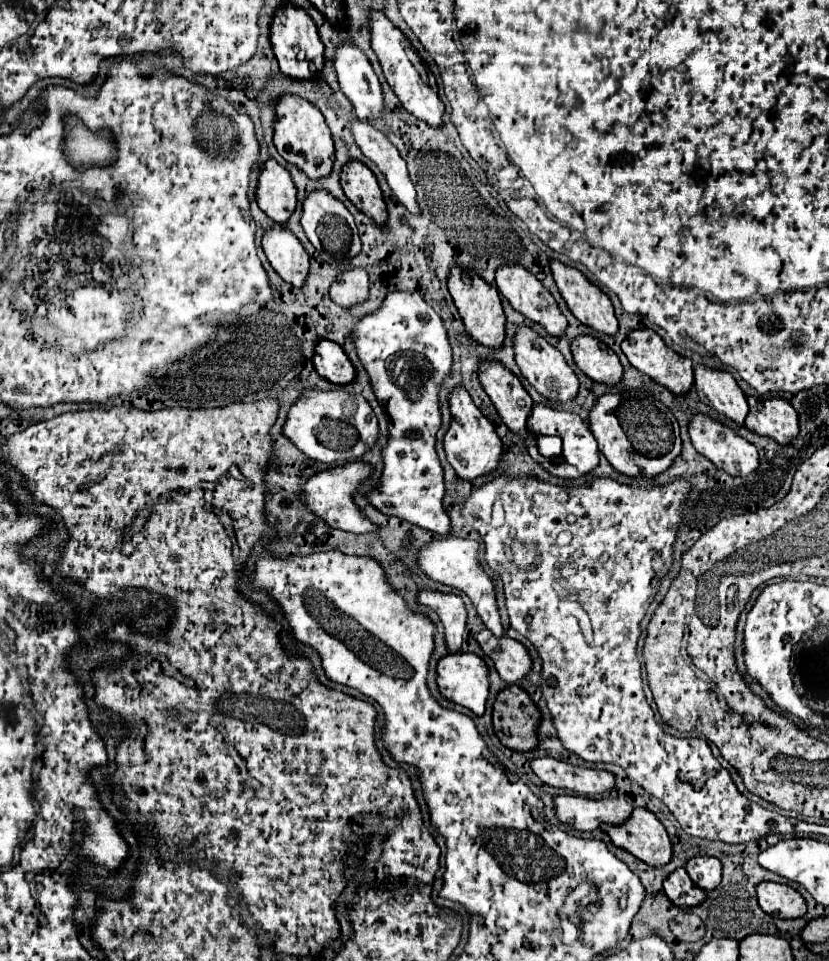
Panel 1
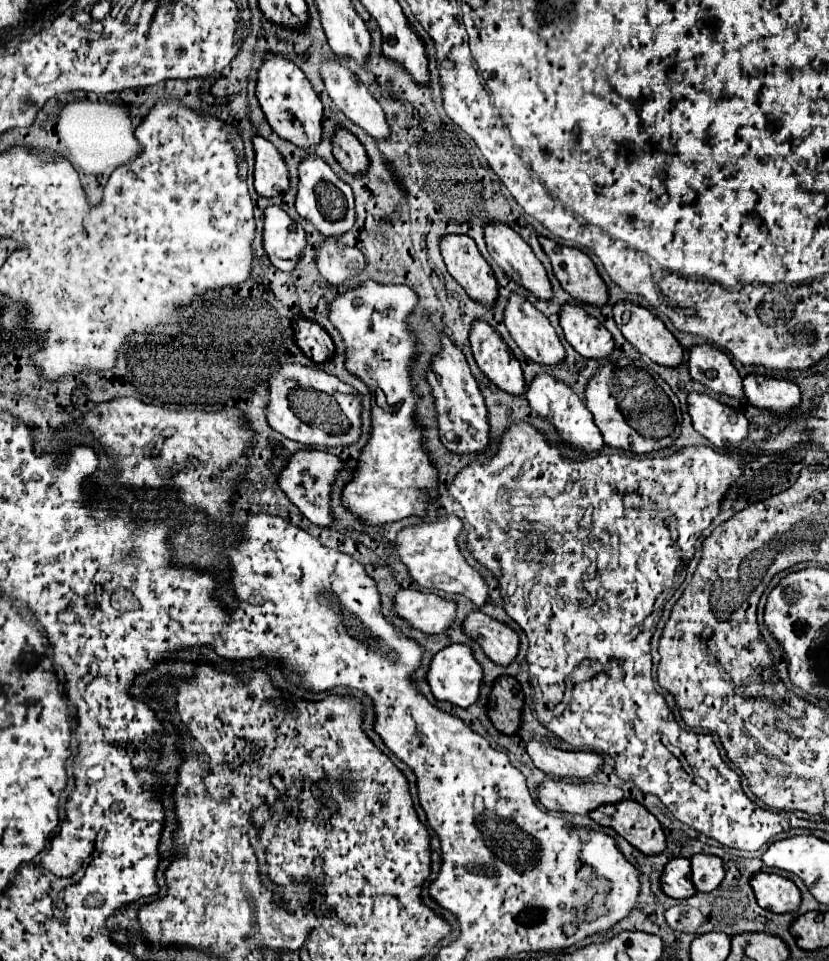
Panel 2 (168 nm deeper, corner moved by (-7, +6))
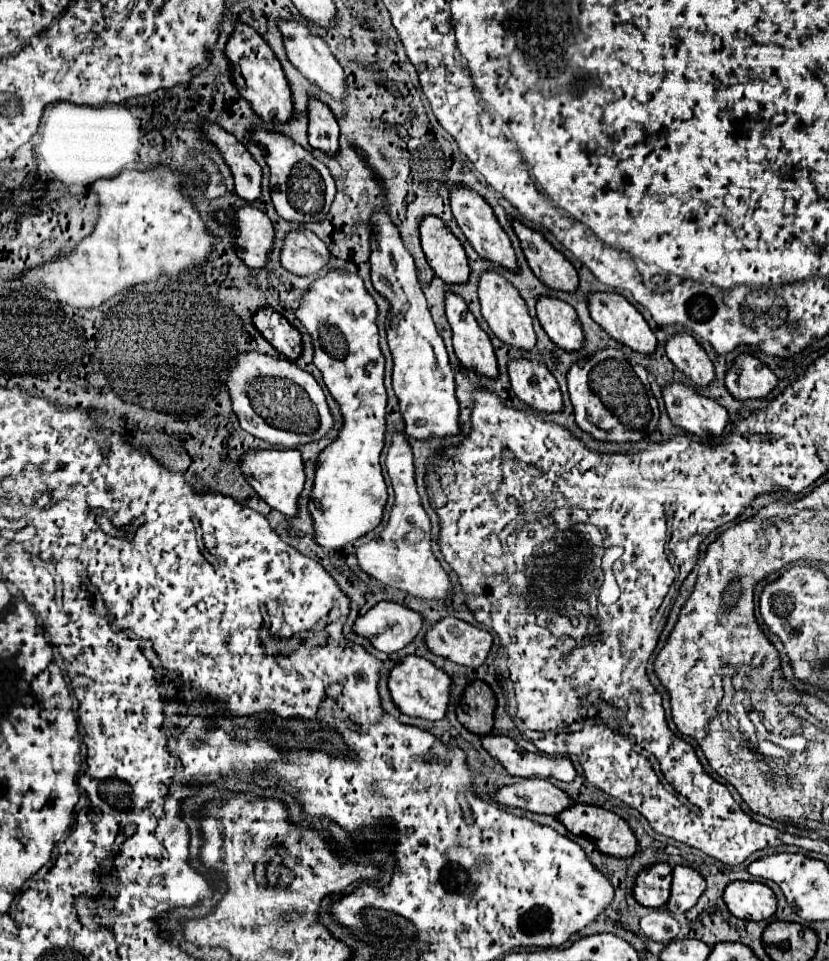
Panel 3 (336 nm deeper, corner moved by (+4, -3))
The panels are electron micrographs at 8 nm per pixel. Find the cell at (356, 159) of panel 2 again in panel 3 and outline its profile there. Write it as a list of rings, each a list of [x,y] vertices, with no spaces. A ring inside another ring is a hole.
[[[317,100],[309,104],[309,144],[323,154],[339,150],[339,124],[331,110]]]

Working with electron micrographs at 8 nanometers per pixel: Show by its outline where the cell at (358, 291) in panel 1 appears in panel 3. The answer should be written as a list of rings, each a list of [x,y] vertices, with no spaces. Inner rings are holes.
[[[299,228],[295,232],[287,234],[283,252],[281,252],[281,264],[297,274],[297,276],[311,276],[321,272],[331,260],[331,252],[313,232]]]

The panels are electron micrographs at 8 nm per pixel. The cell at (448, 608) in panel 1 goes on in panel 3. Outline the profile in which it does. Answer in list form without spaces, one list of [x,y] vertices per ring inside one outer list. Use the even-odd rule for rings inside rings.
[[[379,602],[367,614],[359,616],[353,630],[371,638],[381,652],[397,652],[405,648],[421,630],[423,616],[397,602]]]

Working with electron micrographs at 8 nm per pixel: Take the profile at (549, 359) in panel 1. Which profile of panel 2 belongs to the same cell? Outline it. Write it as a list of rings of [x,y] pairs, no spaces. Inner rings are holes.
[[[516,293],[508,297],[504,325],[528,359],[544,365],[556,365],[564,359],[564,347],[554,327],[526,297]]]

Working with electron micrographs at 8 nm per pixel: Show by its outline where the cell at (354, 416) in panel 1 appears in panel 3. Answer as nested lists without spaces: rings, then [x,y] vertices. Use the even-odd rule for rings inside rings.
[[[257,352],[239,354],[231,366],[227,388],[241,428],[275,448],[295,448],[317,442],[327,436],[335,424],[323,388],[309,372],[297,368],[287,358],[269,358]]]

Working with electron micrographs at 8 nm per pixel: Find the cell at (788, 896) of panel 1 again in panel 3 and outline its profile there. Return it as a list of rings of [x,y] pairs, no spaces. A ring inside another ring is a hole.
[[[731,882],[723,900],[733,916],[745,920],[767,920],[777,912],[775,892],[761,882]]]

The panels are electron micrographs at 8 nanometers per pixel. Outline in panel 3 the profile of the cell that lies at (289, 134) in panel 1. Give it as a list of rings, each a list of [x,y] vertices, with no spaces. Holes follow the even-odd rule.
[[[237,24],[235,32],[229,38],[227,44],[227,58],[231,60],[231,78],[237,84],[239,94],[251,104],[253,112],[269,124],[287,124],[293,118],[293,98],[289,82],[283,74],[283,68],[273,54],[273,50],[267,46],[267,42],[249,26]]]

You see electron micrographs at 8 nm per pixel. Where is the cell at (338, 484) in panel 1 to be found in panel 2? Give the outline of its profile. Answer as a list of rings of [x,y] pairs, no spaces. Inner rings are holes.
[[[300,449],[294,455],[290,455],[284,471],[278,475],[280,489],[288,495],[288,499],[314,523],[314,525],[330,525],[332,513],[330,513],[330,485],[334,483],[338,471],[342,469],[342,461],[326,451],[318,449]]]

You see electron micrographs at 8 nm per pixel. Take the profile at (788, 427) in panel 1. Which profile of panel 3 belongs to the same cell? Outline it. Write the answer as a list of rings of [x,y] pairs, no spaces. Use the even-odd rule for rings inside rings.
[[[741,354],[729,368],[725,386],[737,400],[761,400],[777,386],[777,376],[751,354]]]

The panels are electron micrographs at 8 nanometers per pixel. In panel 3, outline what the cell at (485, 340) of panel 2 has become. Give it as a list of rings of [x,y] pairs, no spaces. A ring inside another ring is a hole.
[[[447,294],[445,312],[453,330],[453,348],[459,362],[479,376],[497,378],[499,368],[493,344],[487,332],[477,324],[473,314],[469,312],[463,298],[457,294]]]

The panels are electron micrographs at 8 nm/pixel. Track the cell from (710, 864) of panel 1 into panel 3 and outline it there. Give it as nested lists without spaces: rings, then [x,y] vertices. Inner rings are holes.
[[[675,866],[673,868],[673,886],[671,886],[671,898],[667,902],[667,910],[673,914],[687,912],[693,908],[699,900],[699,896],[705,892],[705,878],[689,868],[689,866]]]

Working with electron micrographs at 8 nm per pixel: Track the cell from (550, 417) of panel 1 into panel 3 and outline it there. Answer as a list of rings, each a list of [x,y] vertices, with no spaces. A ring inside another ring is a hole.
[[[511,360],[509,378],[515,396],[541,414],[563,412],[563,398],[553,374],[539,362]]]

